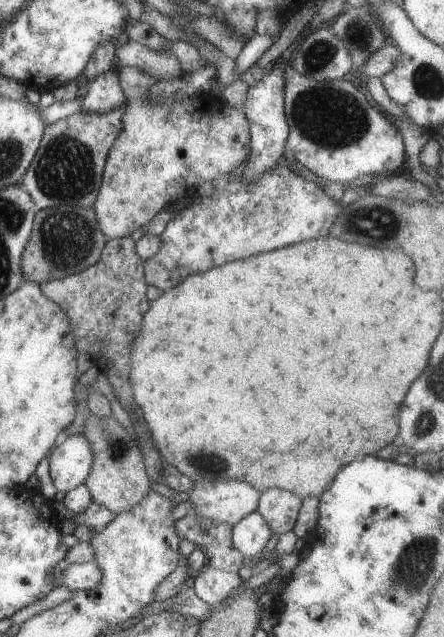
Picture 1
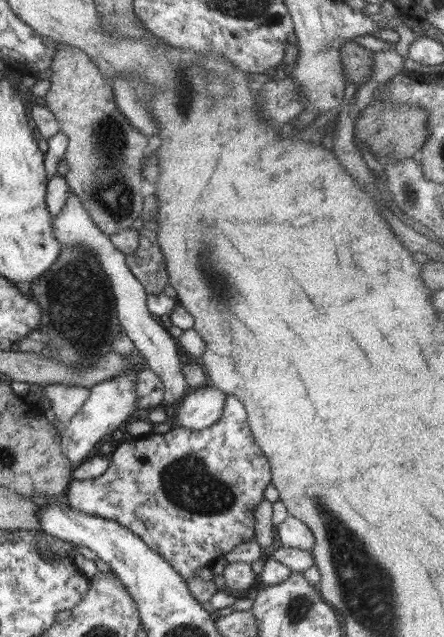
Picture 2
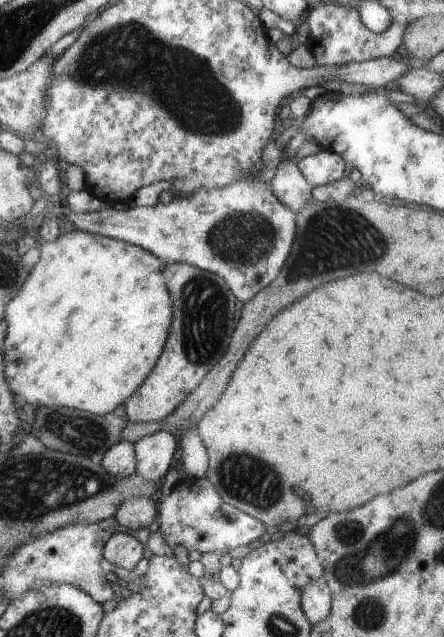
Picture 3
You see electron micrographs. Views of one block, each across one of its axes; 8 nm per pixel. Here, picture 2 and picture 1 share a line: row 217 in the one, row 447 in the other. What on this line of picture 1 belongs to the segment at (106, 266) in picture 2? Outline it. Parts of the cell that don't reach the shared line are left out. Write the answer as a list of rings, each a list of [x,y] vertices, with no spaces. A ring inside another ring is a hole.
[[[84,435],[63,436],[50,454],[50,478],[56,492],[67,493],[85,484],[94,454]]]

